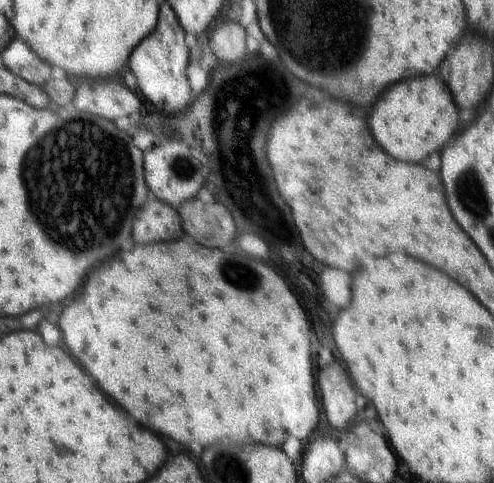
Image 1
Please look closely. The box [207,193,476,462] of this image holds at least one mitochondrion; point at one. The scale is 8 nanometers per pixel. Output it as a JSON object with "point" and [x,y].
{"point":[233,273]}

